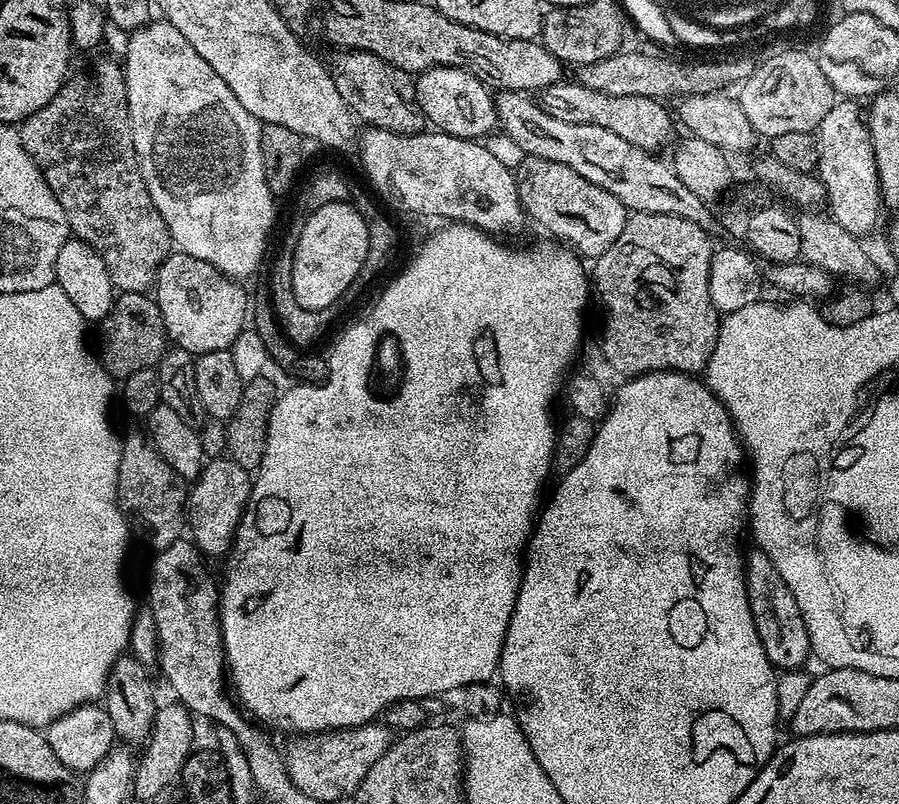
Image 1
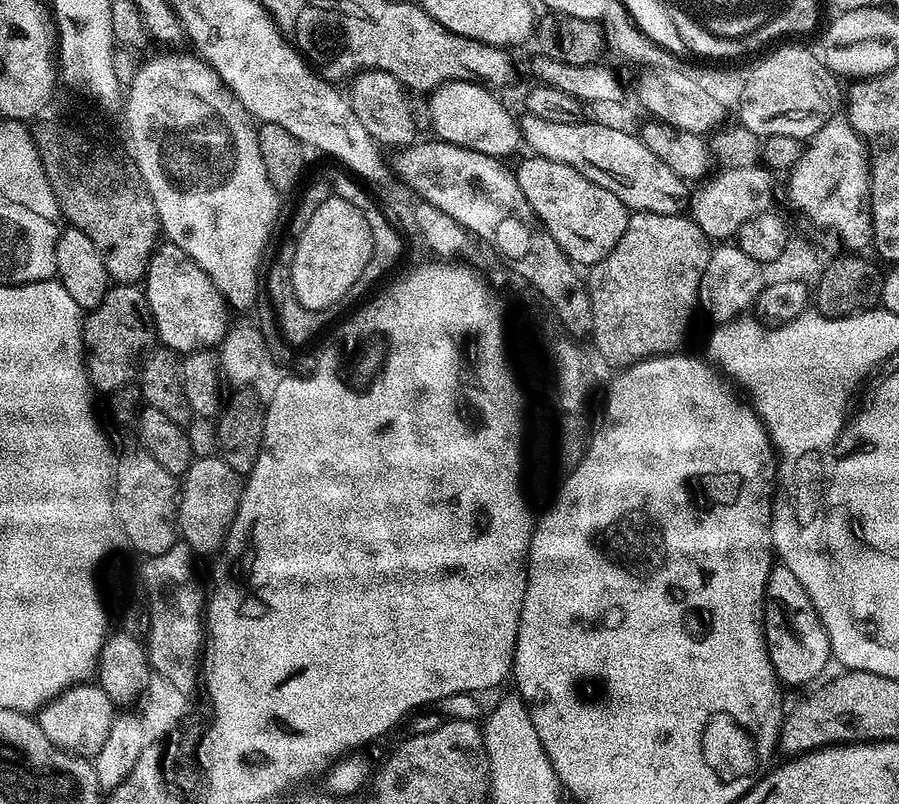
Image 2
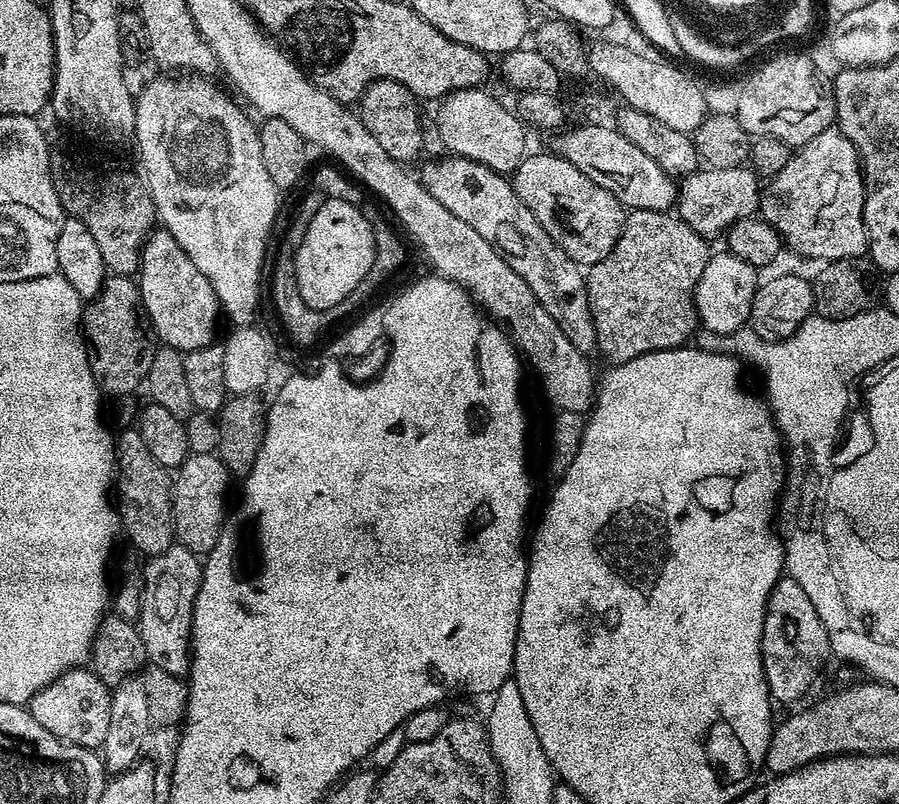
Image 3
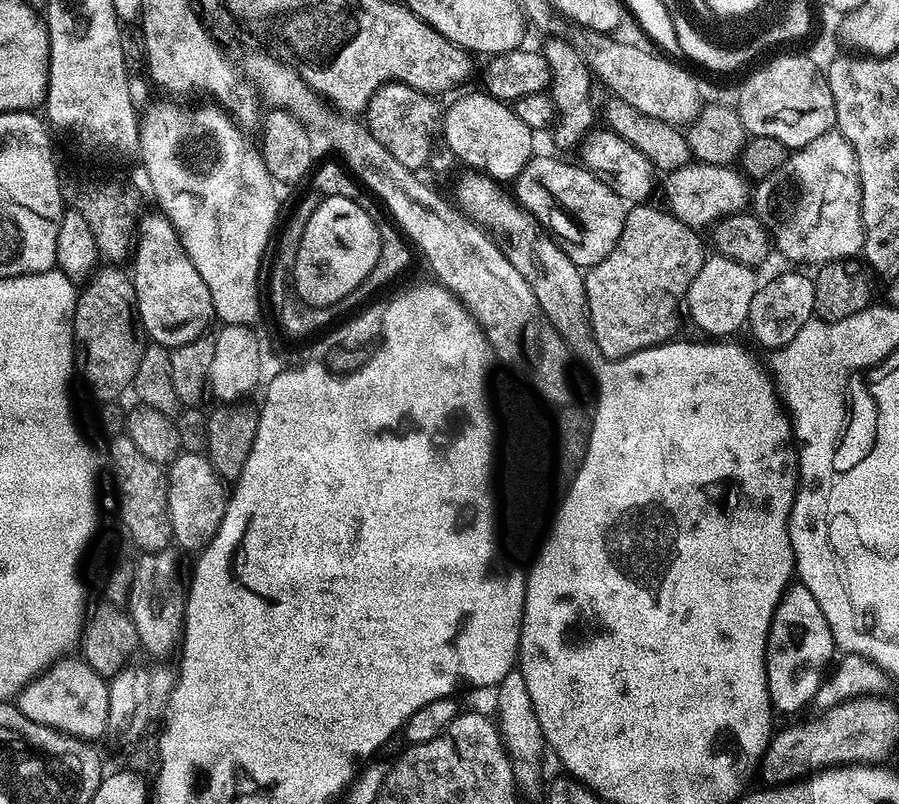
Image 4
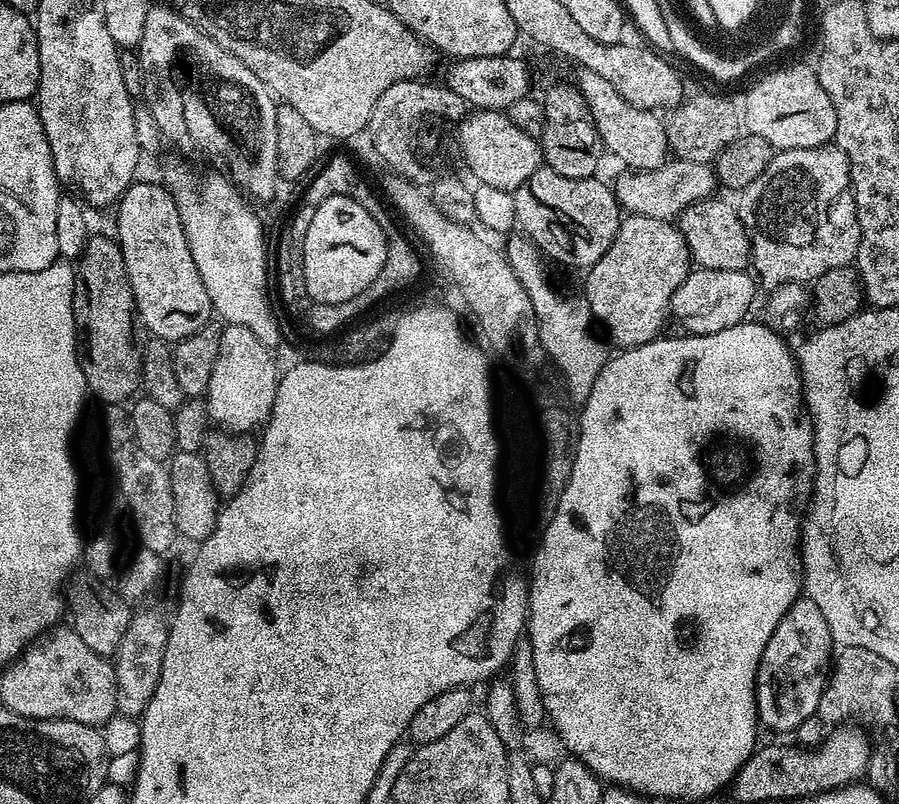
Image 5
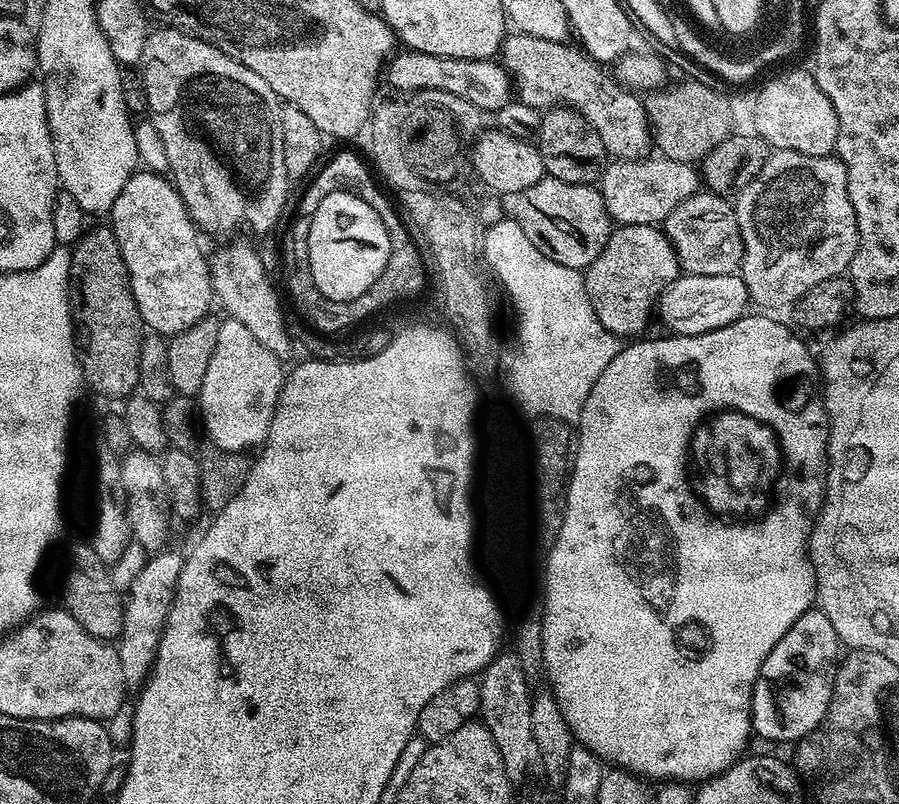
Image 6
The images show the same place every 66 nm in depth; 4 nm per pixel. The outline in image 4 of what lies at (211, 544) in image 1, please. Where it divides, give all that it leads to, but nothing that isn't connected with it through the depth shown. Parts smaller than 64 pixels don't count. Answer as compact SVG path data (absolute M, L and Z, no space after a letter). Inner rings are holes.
M181 451L180 455L167 465L168 513L172 523L172 538L177 549L185 548L191 554L199 553L218 534L230 495L225 481L214 470L207 455L198 452Z

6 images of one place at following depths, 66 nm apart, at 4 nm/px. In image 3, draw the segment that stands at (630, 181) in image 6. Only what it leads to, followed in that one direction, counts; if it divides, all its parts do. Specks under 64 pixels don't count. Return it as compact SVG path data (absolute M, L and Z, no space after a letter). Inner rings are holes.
M701 167L689 172L679 181L678 215L699 236L723 237L734 222L756 216L762 199L762 184L751 167L710 168Z

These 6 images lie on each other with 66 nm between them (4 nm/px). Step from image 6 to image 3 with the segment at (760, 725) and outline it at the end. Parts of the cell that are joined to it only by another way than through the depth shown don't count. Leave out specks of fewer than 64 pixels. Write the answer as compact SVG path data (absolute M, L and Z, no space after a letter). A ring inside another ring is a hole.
M784 574L774 586L768 599L768 610L764 619L762 634L762 658L764 673L768 679L768 691L773 701L788 704L796 700L816 680L824 659L829 659L828 635L814 602L806 595L806 590L798 586L795 578Z

